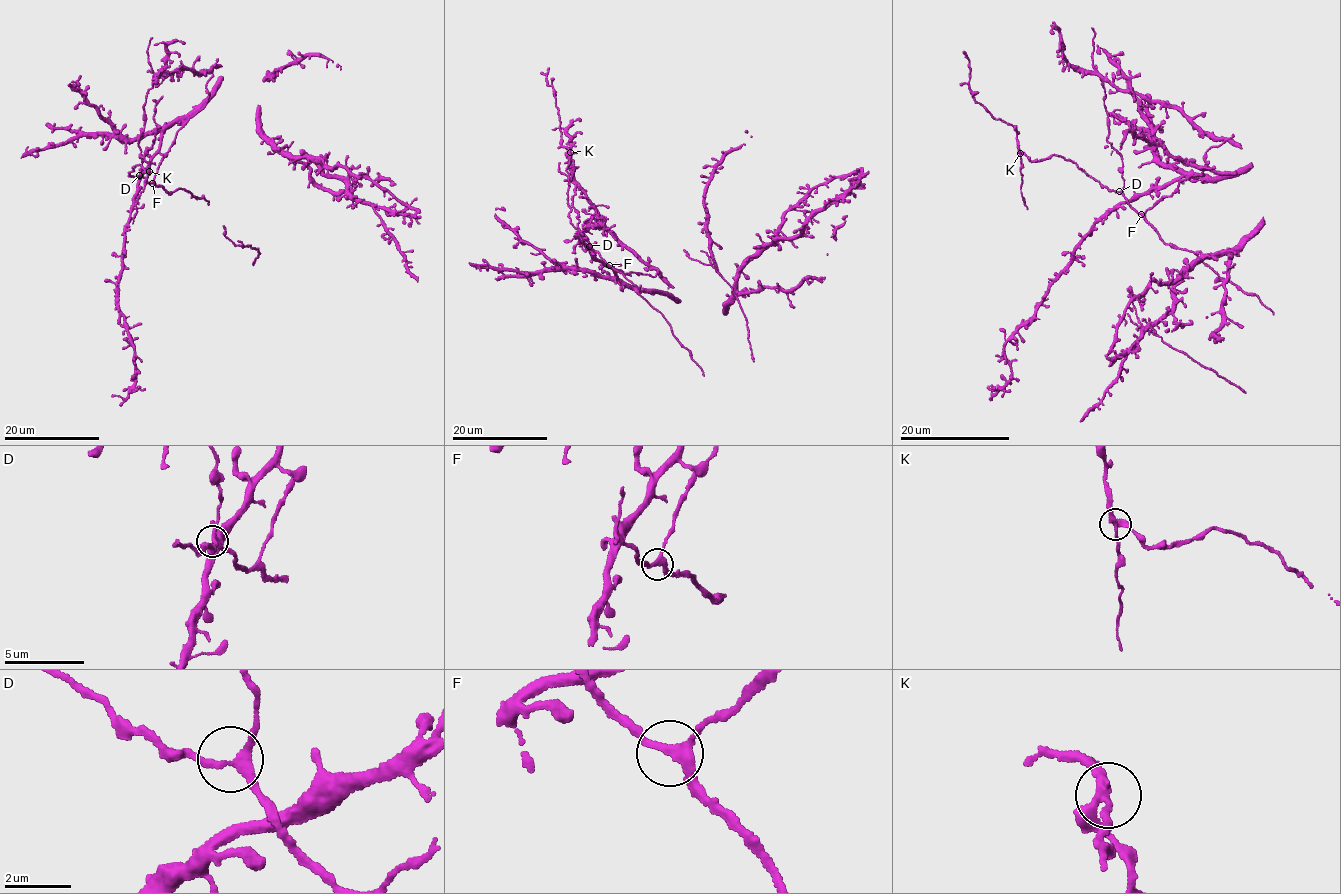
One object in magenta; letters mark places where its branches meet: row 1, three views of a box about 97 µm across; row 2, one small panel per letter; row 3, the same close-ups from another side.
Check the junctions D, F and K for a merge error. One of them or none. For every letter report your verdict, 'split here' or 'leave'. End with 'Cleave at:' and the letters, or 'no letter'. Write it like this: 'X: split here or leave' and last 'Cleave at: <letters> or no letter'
D: leave
F: leave
K: split here
Cleave at: K

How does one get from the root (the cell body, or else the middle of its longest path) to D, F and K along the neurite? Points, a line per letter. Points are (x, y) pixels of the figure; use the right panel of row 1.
D: (1202, 173), (1189, 173), (1167, 182), (1157, 192), (1161, 201), (1141, 213), (1119, 191)
F: (1202, 173), (1189, 173), (1167, 182), (1157, 192), (1161, 201), (1141, 214)
K: (1202, 173), (1167, 182), (1157, 192), (1161, 201), (1141, 213), (1073, 162), (1053, 154), (1030, 161), (1019, 153)

